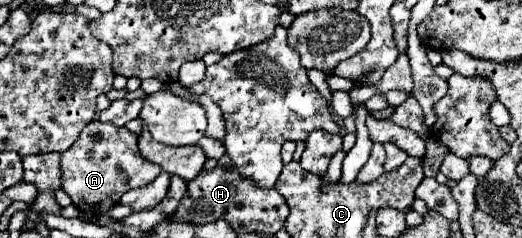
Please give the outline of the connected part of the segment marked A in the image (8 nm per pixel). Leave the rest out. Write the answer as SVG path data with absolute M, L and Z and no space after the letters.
M92 121L84 127L74 145L62 153L62 179L64 191L72 197L74 205L90 215L104 215L120 197L136 187L142 187L162 171L158 165L146 161L136 145L136 135L126 127L102 125Z

